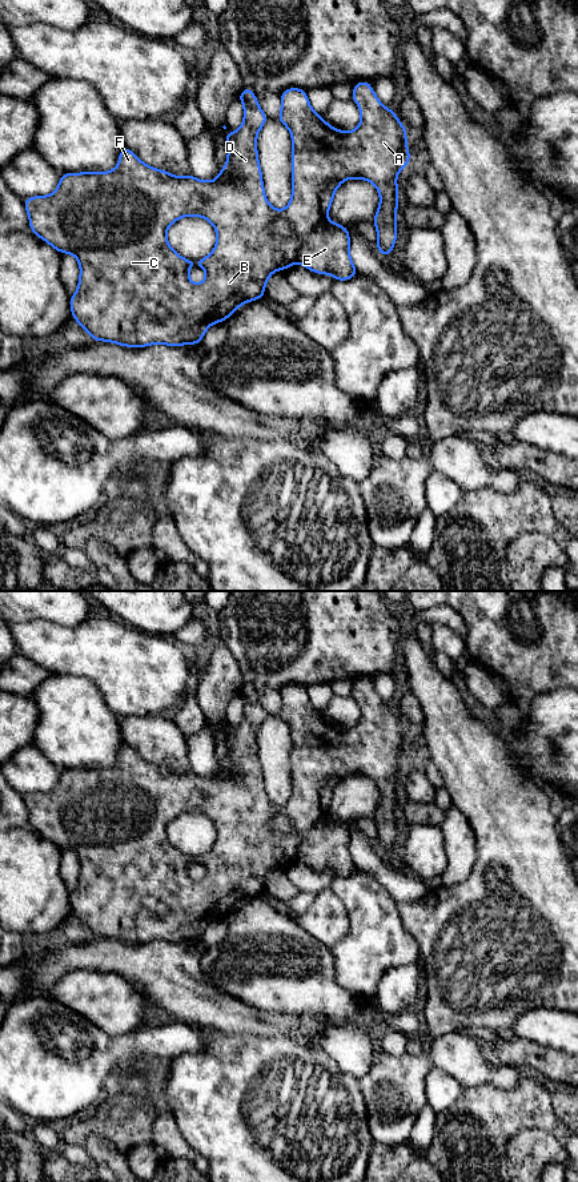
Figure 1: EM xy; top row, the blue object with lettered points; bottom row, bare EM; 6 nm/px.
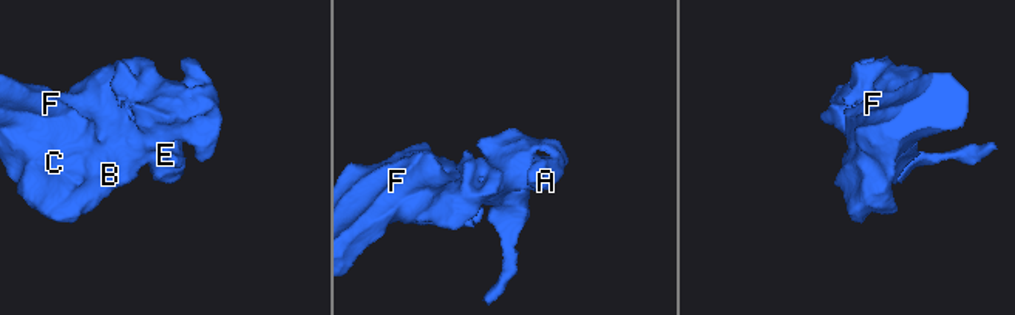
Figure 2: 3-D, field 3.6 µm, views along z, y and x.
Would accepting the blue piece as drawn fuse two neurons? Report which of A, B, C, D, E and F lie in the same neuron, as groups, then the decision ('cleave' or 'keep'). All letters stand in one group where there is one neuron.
A B C D F / E | cleave

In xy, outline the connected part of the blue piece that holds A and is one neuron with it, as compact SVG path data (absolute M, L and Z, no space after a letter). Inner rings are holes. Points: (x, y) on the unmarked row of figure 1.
M360 678L353 682L353 697L357 699L358 705L361 708L361 717L358 723L352 728L345 728L333 724L329 721L320 711L317 711L309 696L305 686L301 684L286 684L281 692L281 708L278 711L278 717L284 720L292 732L292 795L288 800L288 803L282 807L277 807L273 804L265 792L265 784L262 779L262 768L258 759L258 748L257 748L257 731L260 725L266 720L268 713L262 708L262 705L258 701L257 693L254 688L250 684L245 684L241 687L238 696L242 699L244 703L244 716L241 723L236 728L229 728L226 723L222 724L226 727L226 744L228 744L228 755L225 759L225 764L220 764L218 773L212 777L201 777L193 771L186 773L177 773L168 767L160 767L156 764L152 764L146 760L144 760L136 749L133 749L129 744L123 743L119 751L119 760L112 768L81 768L81 769L61 769L60 779L55 788L51 792L35 792L24 795L24 803L28 809L29 815L29 824L33 831L40 833L43 837L49 840L53 845L60 848L61 851L69 849L75 852L80 861L80 872L79 872L79 883L75 890L71 893L71 908L72 914L79 918L83 925L91 932L91 936L93 937L104 937L104 938L112 938L120 942L127 944L146 944L149 941L166 941L166 942L182 942L182 941L200 941L200 937L205 932L206 926L210 921L217 918L225 918L233 908L236 908L240 902L242 902L246 898L261 896L265 892L265 881L270 873L272 869L277 867L286 867L289 865L294 859L297 859L297 853L300 851L301 845L301 837L304 833L314 828L321 817L326 815L329 805L333 799L334 789L337 784L349 775L353 776L368 776L372 779L378 789L380 789L380 801L377 805L377 809L374 815L372 816L376 827L377 827L377 847L382 853L386 853L388 851L392 851L398 828L397 828L397 817L396 817L396 809L398 807L398 788L397 784L397 772L401 765L406 764L406 761L410 757L410 747L408 745L408 736L406 736L406 724L404 720L397 715L393 705L389 705L382 701L382 699L376 692L373 683L368 678ZM188 812L196 812L202 813L208 816L216 825L217 829L217 837L214 845L210 848L209 852L198 856L198 857L190 857L184 853L181 853L178 849L176 849L166 835L166 827L168 824L176 819L177 816ZM276 816L284 816L290 823L290 831L285 835L281 835L276 832L272 828L272 820ZM193 861L200 861L206 872L202 880L192 880L189 877L189 865Z

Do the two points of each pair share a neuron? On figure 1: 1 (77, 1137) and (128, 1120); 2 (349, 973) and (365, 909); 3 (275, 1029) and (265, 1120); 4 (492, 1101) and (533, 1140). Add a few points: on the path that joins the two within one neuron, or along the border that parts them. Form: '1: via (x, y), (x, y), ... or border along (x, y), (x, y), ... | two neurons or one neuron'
1: via (89, 1125), (99, 1120), (116, 1120) | one neuron
2: via (361, 957), (365, 953), (365, 925) | one neuron
3: border along (243, 1033), (289, 1037), (304, 1045) | two neurons
4: border along (553, 1134), (521, 1129), (509, 1140), (505, 1157) | two neurons

